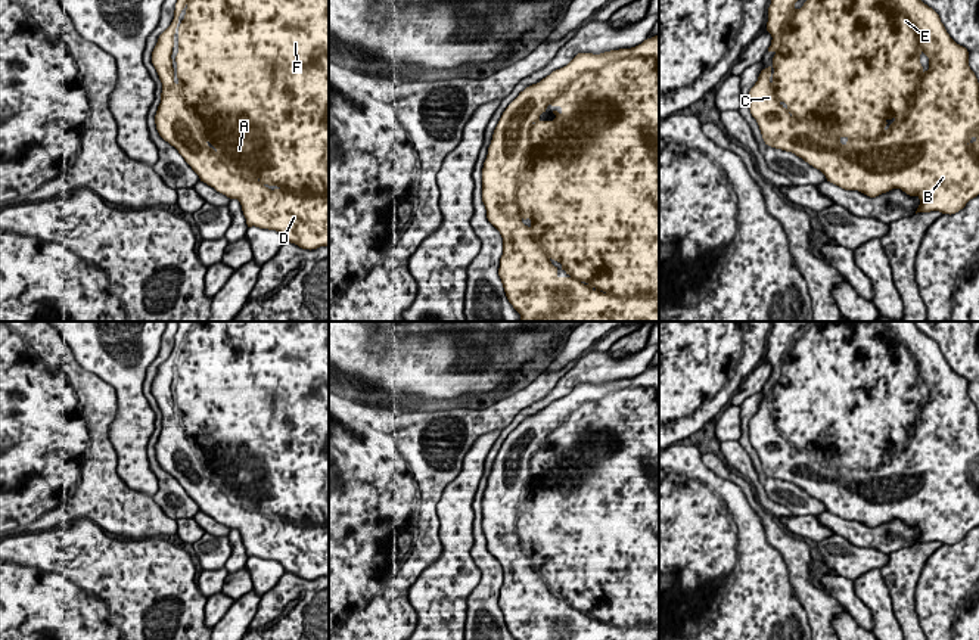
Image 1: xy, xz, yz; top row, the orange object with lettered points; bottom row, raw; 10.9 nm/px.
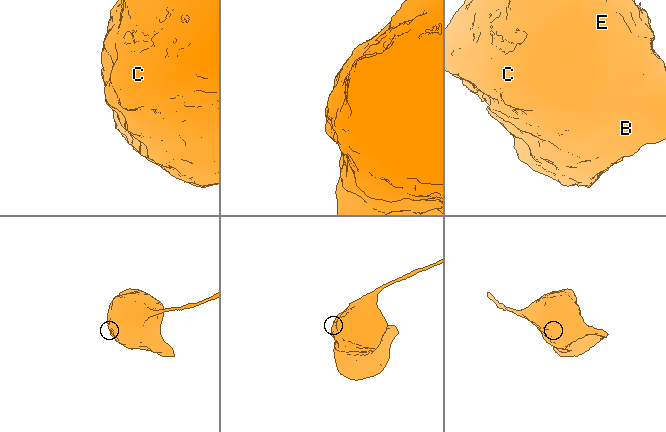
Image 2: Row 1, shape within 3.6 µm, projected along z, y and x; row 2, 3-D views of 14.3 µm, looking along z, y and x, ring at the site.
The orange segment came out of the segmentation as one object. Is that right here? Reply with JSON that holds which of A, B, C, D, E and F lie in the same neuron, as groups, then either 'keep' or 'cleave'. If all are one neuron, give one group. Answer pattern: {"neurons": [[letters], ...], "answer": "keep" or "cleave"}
{"neurons": [["A", "B", "C", "D", "E", "F"]], "answer": "keep"}

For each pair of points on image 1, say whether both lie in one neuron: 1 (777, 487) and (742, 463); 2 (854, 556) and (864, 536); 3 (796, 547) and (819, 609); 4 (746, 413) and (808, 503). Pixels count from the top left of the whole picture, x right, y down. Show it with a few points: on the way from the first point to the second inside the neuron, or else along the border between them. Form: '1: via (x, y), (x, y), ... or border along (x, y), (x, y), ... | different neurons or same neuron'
1: border along (740, 443), (764, 491), (776, 503) | different neurons
2: border along (833, 533), (857, 546), (873, 547), (886, 555) | different neurons
3: via (798, 562), (801, 584), (808, 595) | same neuron
4: via (745, 440), (761, 475), (774, 488), (782, 491) | same neuron

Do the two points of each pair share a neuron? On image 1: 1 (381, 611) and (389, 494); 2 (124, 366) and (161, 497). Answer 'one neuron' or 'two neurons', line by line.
1: one neuron
2: two neurons

